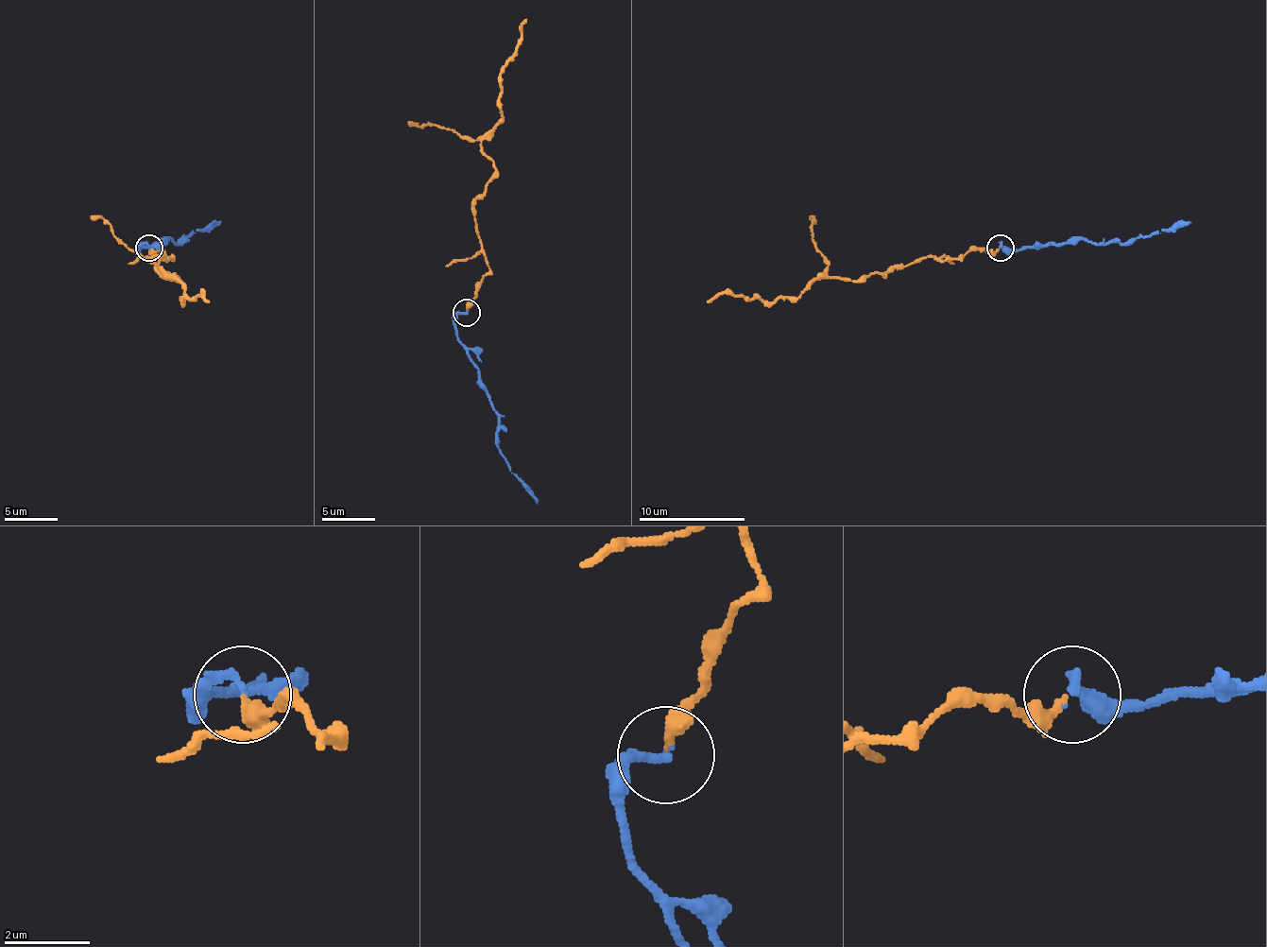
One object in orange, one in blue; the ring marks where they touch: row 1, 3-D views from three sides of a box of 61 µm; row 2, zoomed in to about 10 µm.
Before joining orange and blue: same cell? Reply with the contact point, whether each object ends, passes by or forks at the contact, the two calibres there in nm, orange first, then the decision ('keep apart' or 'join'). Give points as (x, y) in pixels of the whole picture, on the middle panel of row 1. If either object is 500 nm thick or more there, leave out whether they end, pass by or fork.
place (466, 313); orange ends; blue ends; calibres 280 and 200 nm; join

